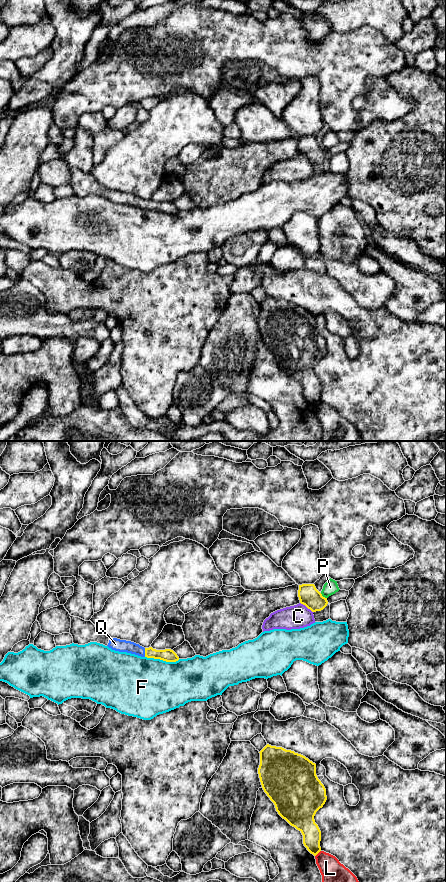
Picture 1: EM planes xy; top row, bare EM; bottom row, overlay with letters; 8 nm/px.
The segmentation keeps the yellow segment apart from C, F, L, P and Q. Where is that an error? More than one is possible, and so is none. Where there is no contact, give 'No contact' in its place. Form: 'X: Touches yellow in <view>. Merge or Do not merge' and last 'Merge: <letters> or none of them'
C: Touches yellow in xy. Do not merge
F: Touches yellow in xy. Do not merge
L: Touches yellow in xy. Do not merge
P: Touches yellow in xy. Do not merge
Q: Touches yellow in xy. Merge
Merge: Q

